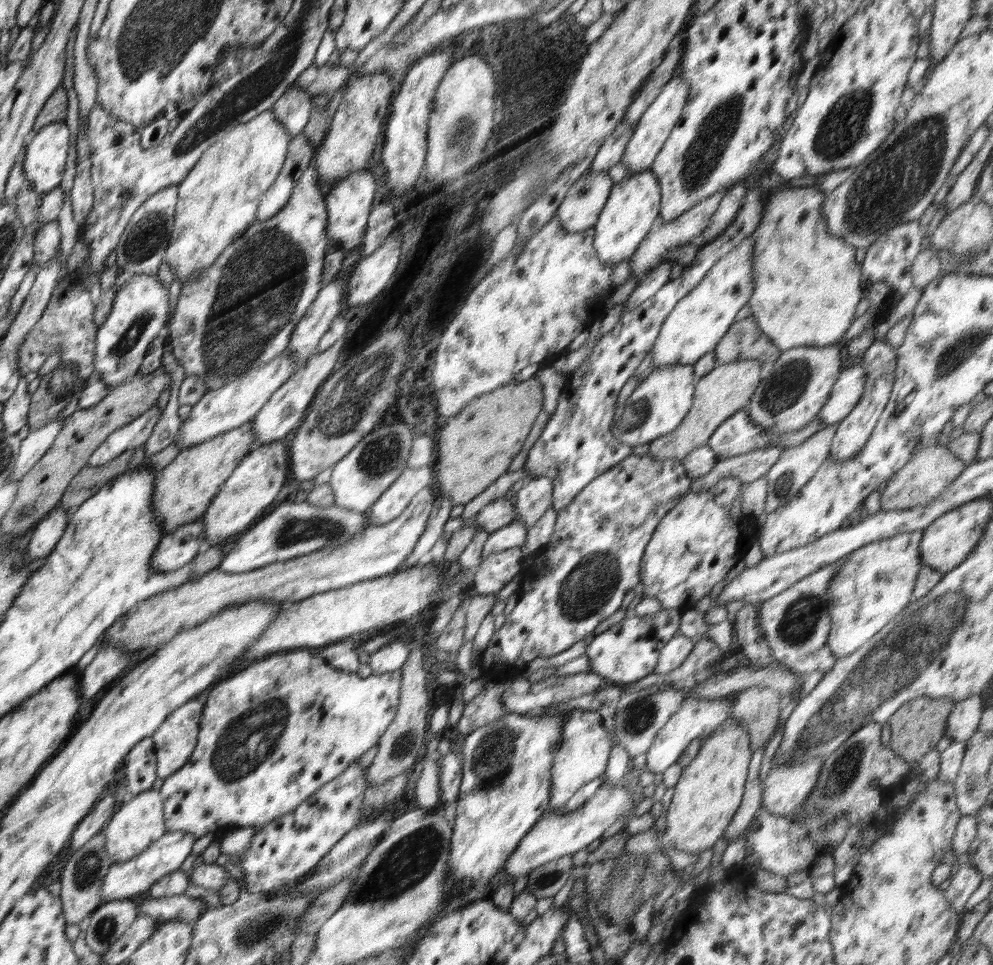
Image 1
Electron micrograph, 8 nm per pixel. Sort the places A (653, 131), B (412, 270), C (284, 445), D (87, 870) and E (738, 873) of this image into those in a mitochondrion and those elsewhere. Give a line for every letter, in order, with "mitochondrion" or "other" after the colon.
A: other
B: other
C: other
D: mitochondrion
E: other

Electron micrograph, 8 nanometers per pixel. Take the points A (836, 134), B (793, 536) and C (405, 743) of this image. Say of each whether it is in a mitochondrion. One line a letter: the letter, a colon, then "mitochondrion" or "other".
A: mitochondrion
B: other
C: mitochondrion

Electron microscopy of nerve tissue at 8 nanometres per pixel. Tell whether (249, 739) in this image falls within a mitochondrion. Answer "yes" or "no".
yes

